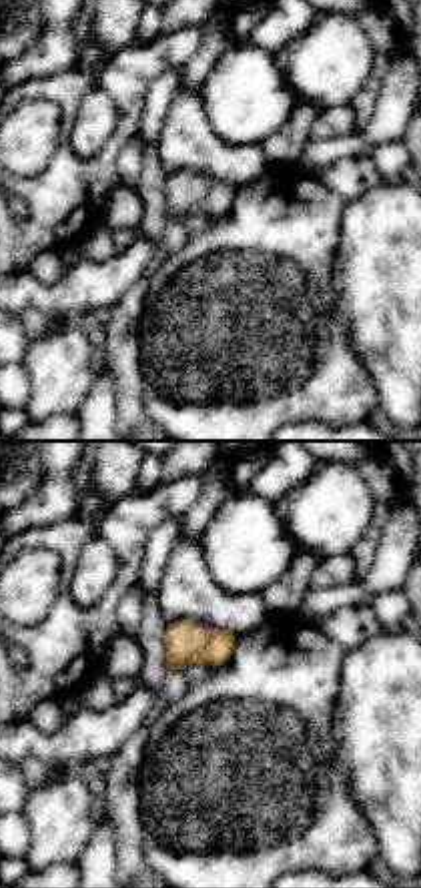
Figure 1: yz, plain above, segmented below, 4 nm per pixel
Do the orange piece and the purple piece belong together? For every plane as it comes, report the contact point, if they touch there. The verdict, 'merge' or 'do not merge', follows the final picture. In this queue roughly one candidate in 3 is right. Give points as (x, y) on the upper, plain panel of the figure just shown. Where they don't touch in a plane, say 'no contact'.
(203, 181)

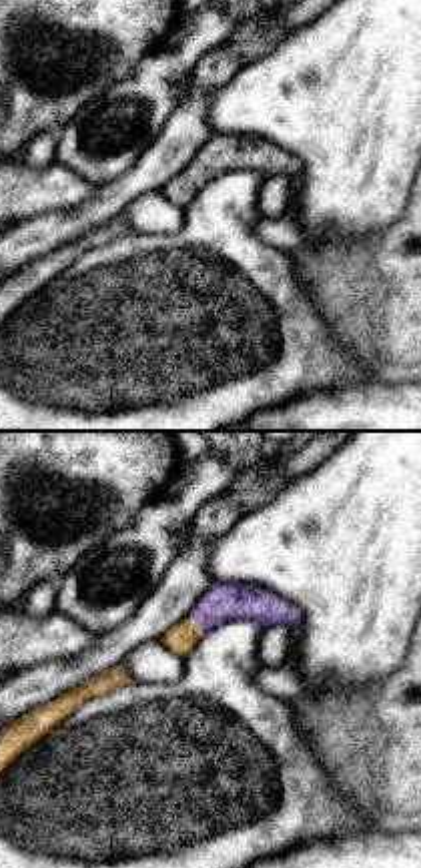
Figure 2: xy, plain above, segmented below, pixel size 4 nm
(195, 175)

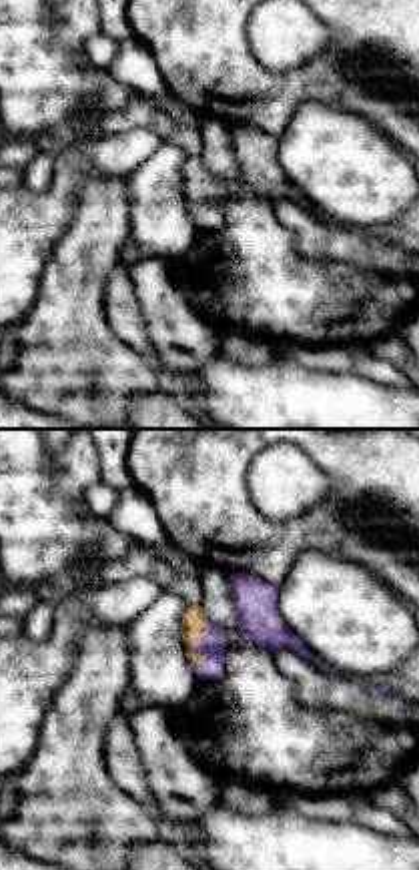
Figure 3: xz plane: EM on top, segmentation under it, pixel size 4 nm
(195, 191)

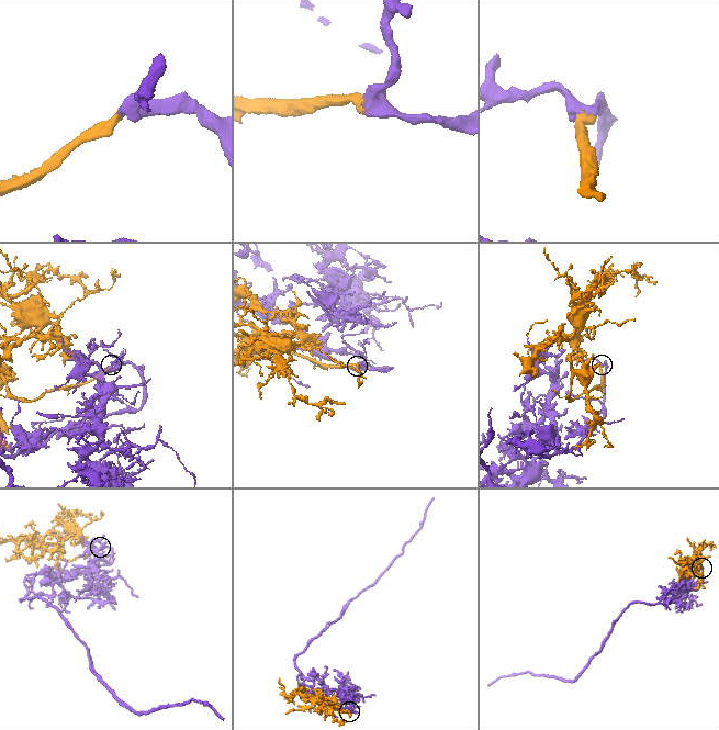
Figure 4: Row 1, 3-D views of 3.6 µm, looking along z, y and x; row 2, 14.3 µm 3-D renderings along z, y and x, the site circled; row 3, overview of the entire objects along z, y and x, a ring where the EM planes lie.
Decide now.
merge

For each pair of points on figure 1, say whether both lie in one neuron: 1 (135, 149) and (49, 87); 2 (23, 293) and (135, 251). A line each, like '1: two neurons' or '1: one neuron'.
1: two neurons
2: one neuron

